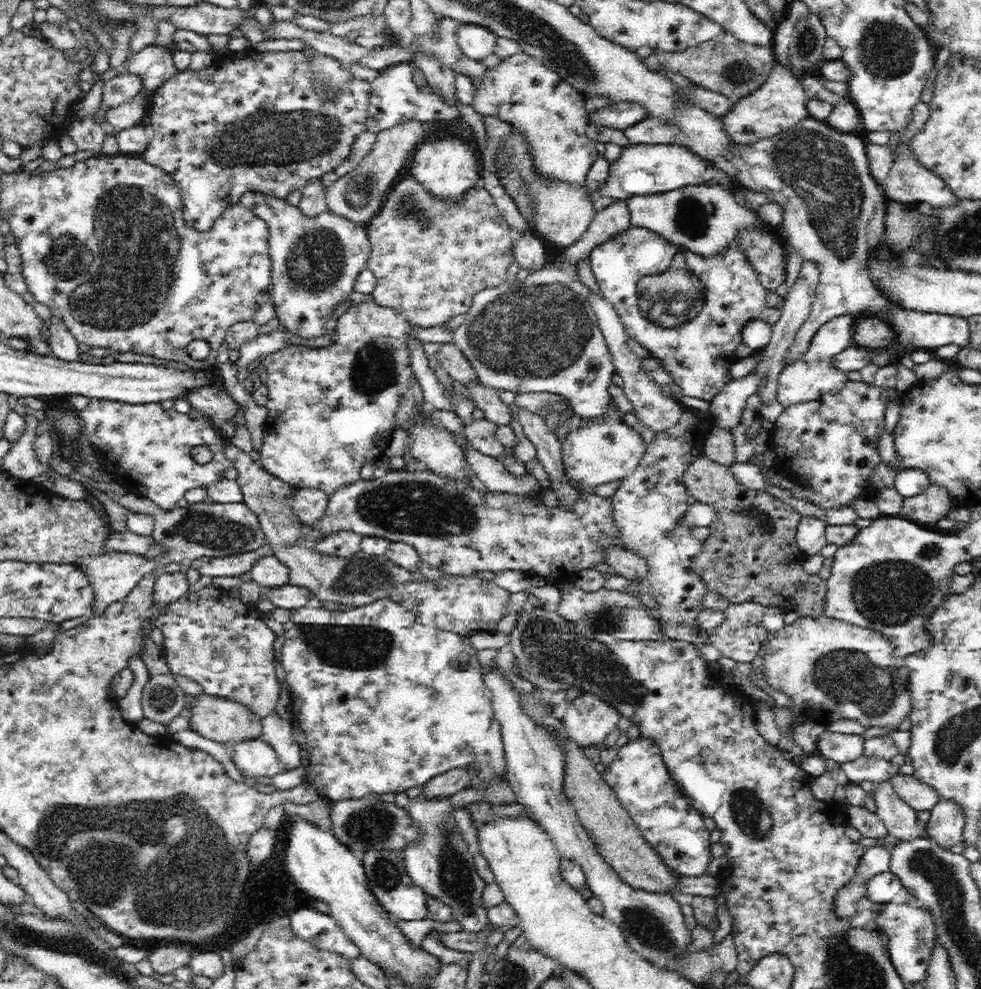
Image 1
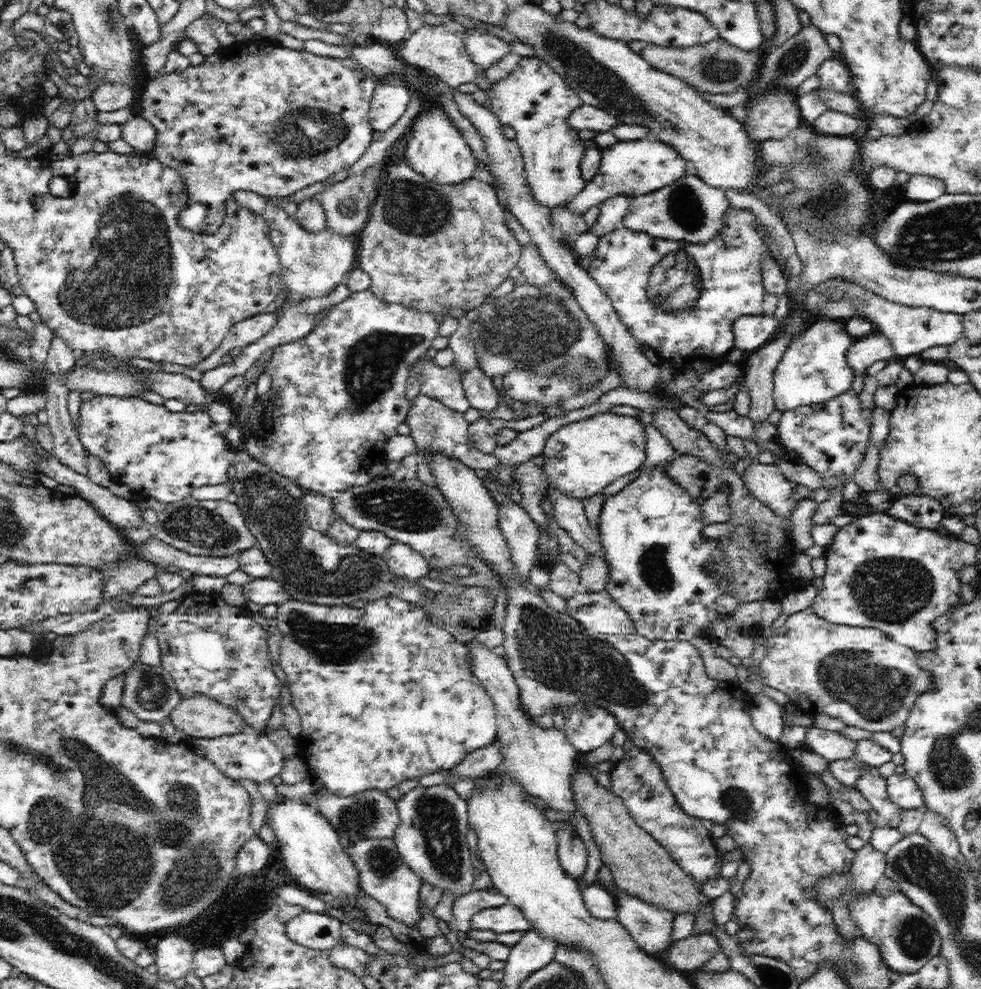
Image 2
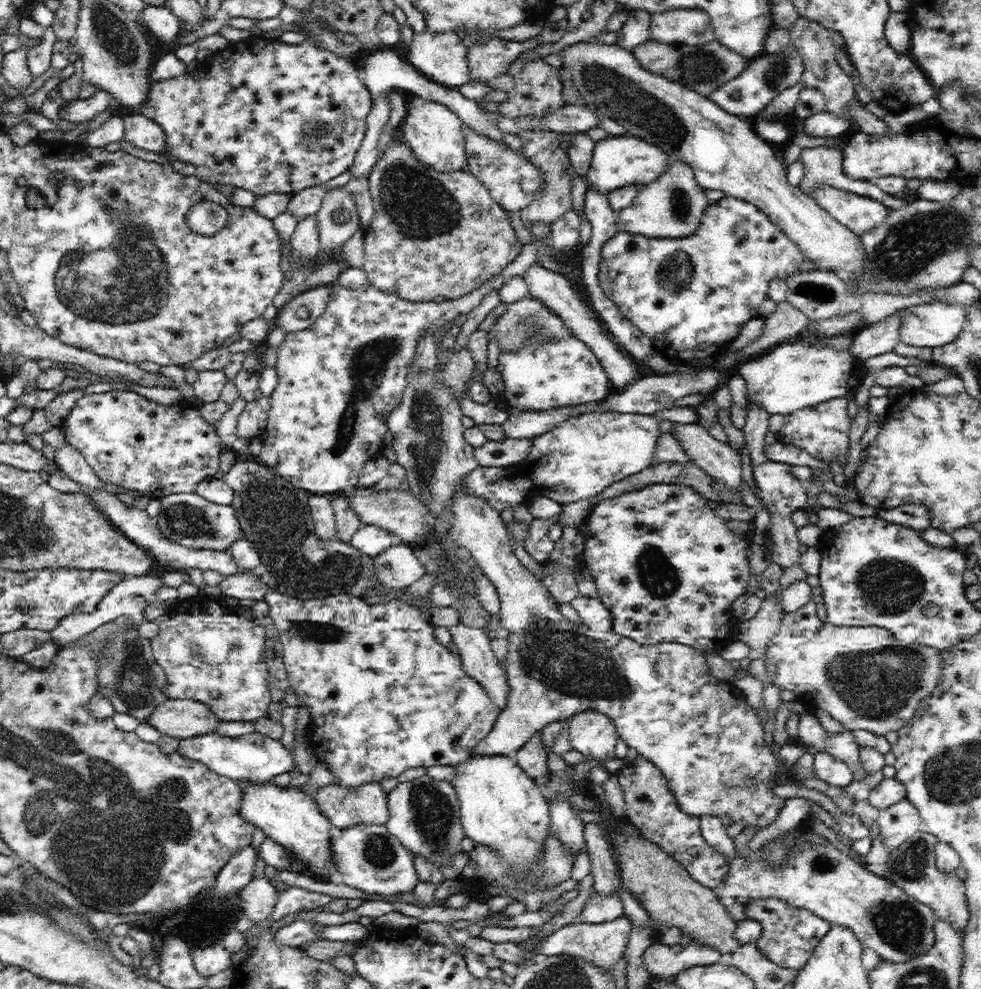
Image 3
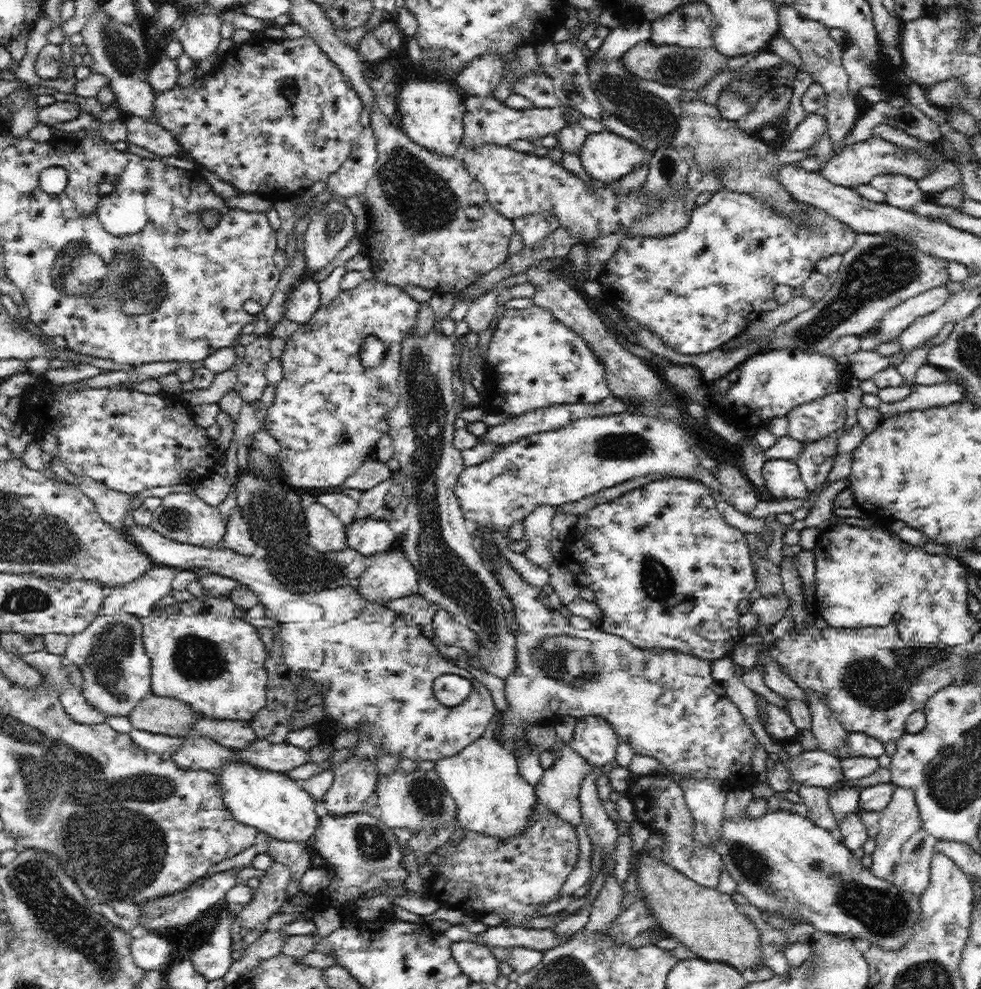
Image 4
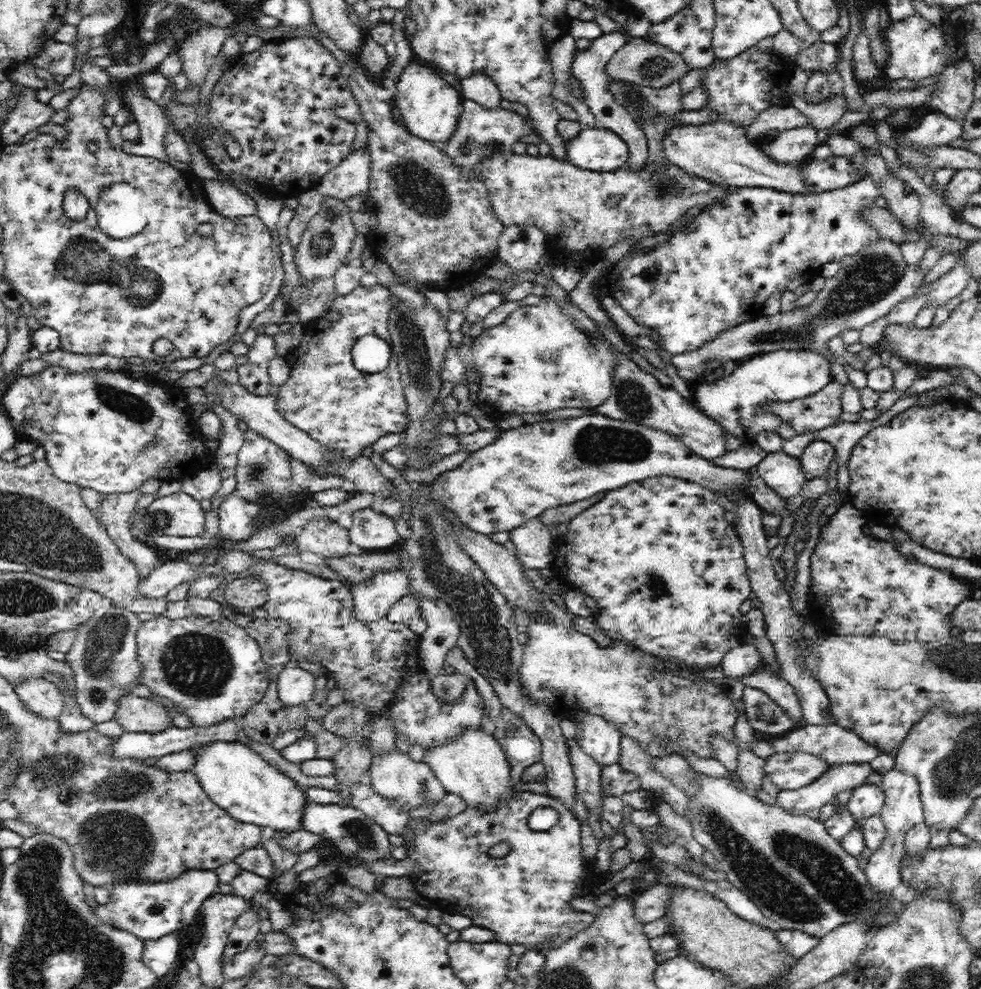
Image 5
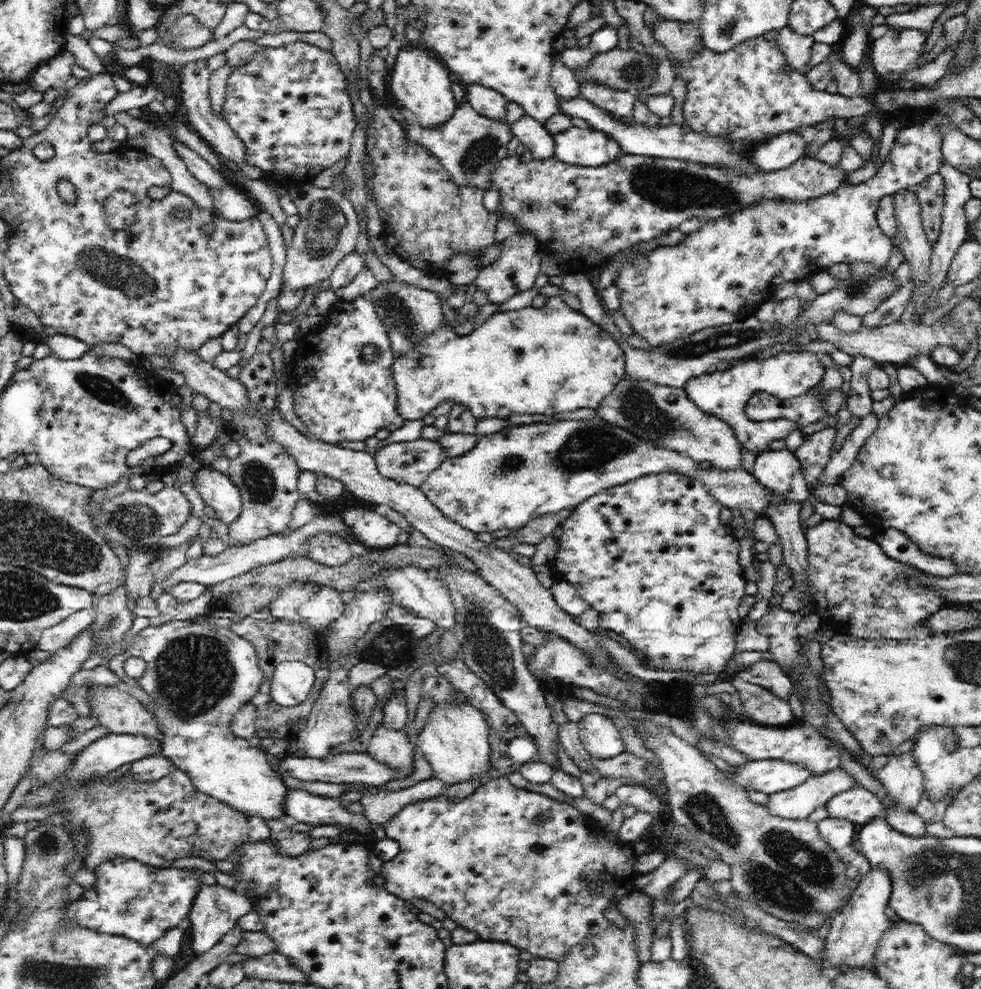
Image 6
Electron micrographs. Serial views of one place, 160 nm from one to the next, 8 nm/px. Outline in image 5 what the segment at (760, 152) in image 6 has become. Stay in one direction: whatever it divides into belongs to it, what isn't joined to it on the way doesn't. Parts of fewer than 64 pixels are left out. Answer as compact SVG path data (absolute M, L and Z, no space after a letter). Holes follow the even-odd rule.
M812 123L788 128L769 141L770 156L778 163L806 163L810 154L821 144L821 135Z

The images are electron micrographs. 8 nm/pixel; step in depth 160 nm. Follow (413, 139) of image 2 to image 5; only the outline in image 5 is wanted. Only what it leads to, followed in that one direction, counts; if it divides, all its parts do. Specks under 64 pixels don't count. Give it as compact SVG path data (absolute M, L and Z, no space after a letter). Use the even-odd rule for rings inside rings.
M416 57L412 64L403 70L397 81L396 108L402 114L405 127L411 136L435 146L445 147L457 128L463 110L463 103L460 103L460 92L458 88L446 83L428 66L418 66Z

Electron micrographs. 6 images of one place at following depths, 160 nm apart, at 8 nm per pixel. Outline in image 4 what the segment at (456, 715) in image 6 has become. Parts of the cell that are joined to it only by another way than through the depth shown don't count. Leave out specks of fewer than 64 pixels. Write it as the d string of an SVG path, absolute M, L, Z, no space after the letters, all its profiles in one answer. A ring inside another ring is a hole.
M483 736L459 752L458 756L440 760L434 770L439 773L455 800L458 826L464 831L508 840L522 836L535 823L539 806L542 805L538 800L535 785L530 784L520 774L516 756L504 745Z

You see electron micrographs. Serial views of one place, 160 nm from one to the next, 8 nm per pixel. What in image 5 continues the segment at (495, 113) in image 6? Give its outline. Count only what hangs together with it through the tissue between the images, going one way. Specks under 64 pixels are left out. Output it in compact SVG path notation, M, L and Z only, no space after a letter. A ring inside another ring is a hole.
M485 72L470 73L470 76L460 79L458 88L466 99L475 100L488 108L499 105L502 99L499 86Z

